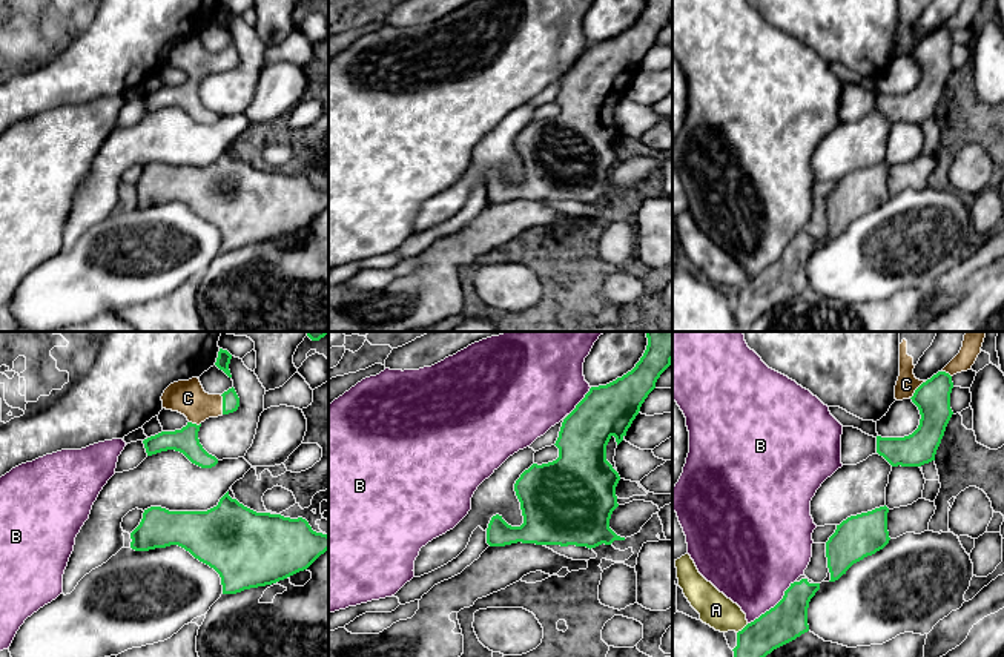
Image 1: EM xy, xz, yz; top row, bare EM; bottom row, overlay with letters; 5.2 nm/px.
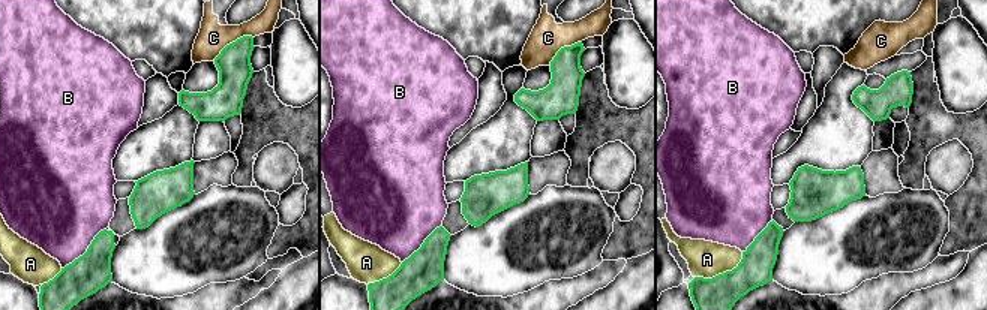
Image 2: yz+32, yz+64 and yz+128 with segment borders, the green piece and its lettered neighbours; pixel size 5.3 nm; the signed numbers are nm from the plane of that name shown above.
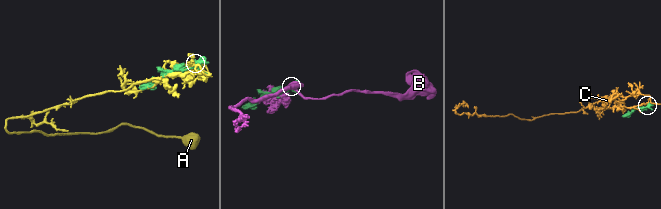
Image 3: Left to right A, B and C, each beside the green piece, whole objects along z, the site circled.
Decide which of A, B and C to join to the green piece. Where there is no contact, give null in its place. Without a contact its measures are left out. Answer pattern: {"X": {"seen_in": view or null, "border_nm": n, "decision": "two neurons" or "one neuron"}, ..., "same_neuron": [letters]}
{"A": {"seen_in": "yz", "border_nm": 80, "decision": "two neurons"}, "B": {"seen_in": "yz", "border_nm": 340, "decision": "two neurons"}, "C": {"seen_in": "xy", "border_nm": 110, "decision": "two neurons"}, "same_neuron": []}

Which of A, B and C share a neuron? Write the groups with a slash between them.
A / B / C

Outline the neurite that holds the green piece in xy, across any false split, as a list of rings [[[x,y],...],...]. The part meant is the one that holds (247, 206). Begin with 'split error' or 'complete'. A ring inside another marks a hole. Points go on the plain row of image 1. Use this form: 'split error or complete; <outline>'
complete; [[[229,147],[220,155],[216,163],[207,167],[169,167],[161,163],[150,163],[144,166],[140,181],[130,189],[130,195],[130,204],[135,207],[149,207],[170,201],[184,204],[195,215],[209,221],[220,230],[223,250],[236,250],[244,246],[284,236],[307,226],[329,206],[329,192],[313,187],[305,175],[290,175],[281,170],[256,169],[239,160],[236,155],[232,155]]]

